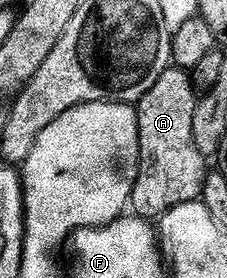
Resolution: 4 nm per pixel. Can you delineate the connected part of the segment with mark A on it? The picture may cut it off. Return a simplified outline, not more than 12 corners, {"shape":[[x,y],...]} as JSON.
{"shape":[[169,66],[135,101],[135,215],[199,197],[198,93]]}

